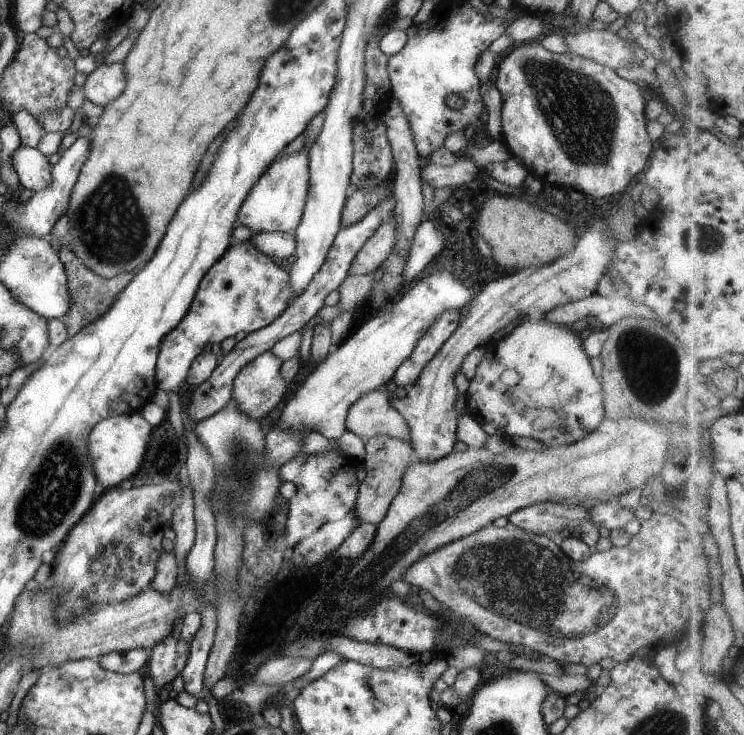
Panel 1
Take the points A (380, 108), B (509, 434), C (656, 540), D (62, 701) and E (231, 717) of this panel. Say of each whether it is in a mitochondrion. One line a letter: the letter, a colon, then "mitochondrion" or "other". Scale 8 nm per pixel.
A: other
B: other
C: other
D: other
E: other

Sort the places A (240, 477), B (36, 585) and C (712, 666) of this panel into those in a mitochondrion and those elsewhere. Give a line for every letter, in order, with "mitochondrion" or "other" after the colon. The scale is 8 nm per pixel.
A: mitochondrion
B: other
C: other

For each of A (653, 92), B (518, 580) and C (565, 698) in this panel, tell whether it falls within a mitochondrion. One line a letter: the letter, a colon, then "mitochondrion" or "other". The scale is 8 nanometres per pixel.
A: other
B: mitochondrion
C: other

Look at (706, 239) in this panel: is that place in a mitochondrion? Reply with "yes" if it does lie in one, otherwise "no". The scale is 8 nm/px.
yes

